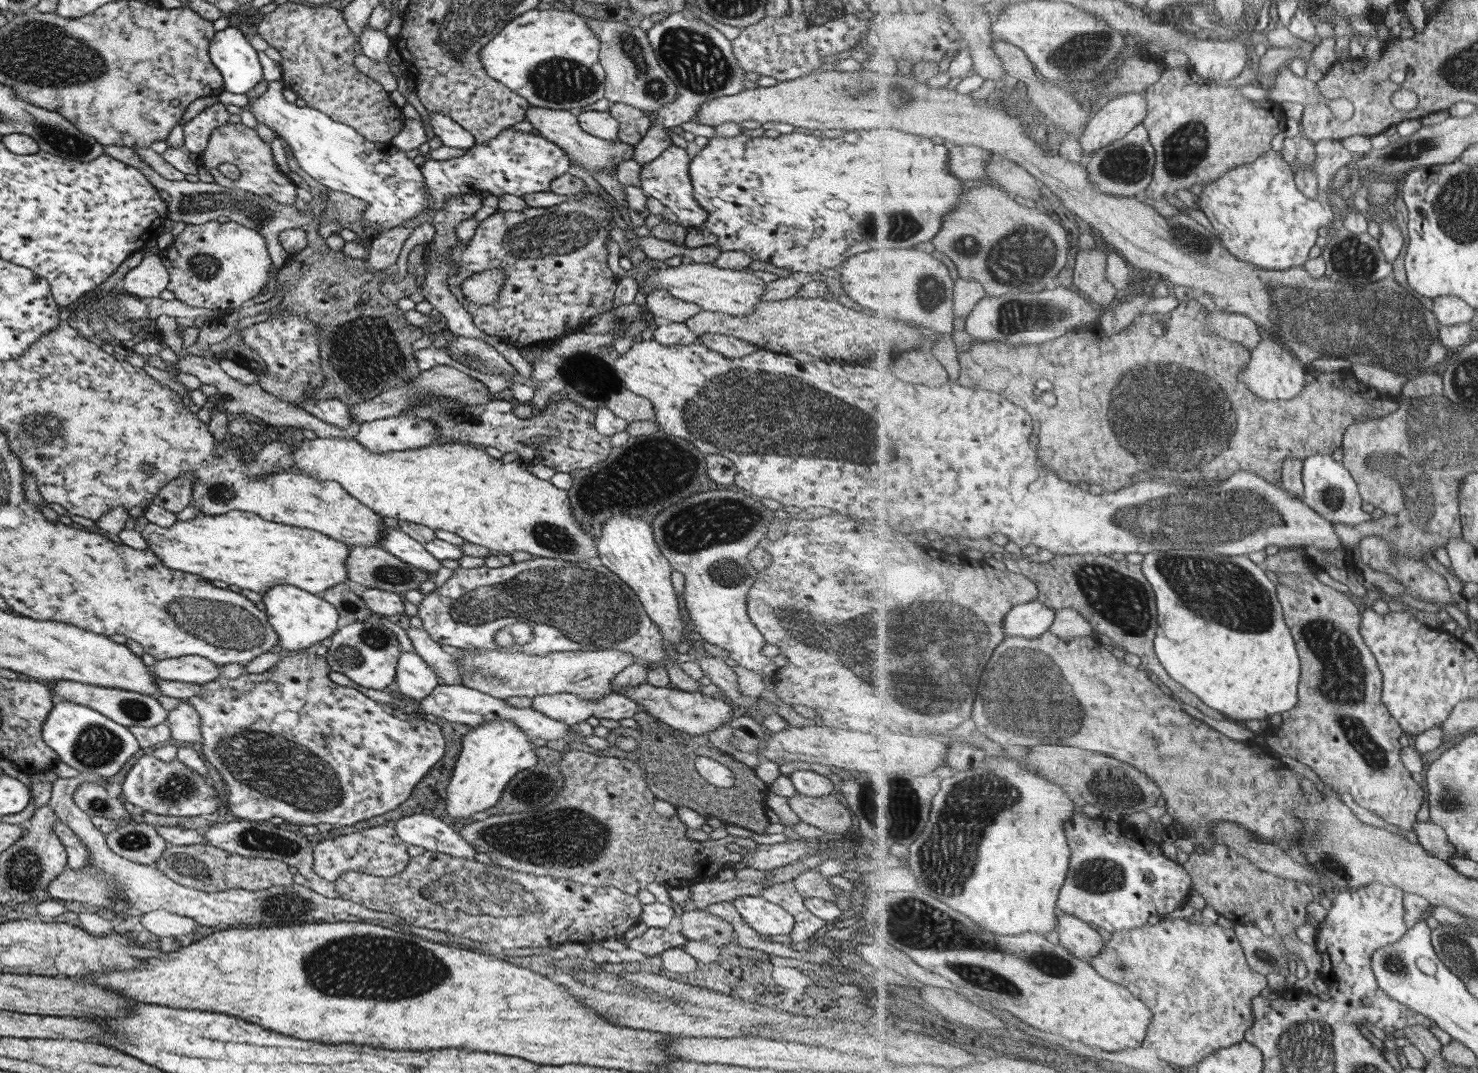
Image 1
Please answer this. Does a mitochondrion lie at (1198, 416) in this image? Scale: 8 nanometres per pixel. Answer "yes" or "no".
yes

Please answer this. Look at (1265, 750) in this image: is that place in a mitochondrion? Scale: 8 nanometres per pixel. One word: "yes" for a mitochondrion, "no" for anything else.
no

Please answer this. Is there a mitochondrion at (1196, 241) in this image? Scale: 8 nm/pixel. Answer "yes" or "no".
yes

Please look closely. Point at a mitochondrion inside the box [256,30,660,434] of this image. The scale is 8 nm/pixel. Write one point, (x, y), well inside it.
(557, 231)

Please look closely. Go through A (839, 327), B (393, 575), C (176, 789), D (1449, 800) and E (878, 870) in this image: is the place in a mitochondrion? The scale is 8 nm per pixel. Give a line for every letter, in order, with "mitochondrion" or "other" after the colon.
A: other
B: mitochondrion
C: mitochondrion
D: mitochondrion
E: other

